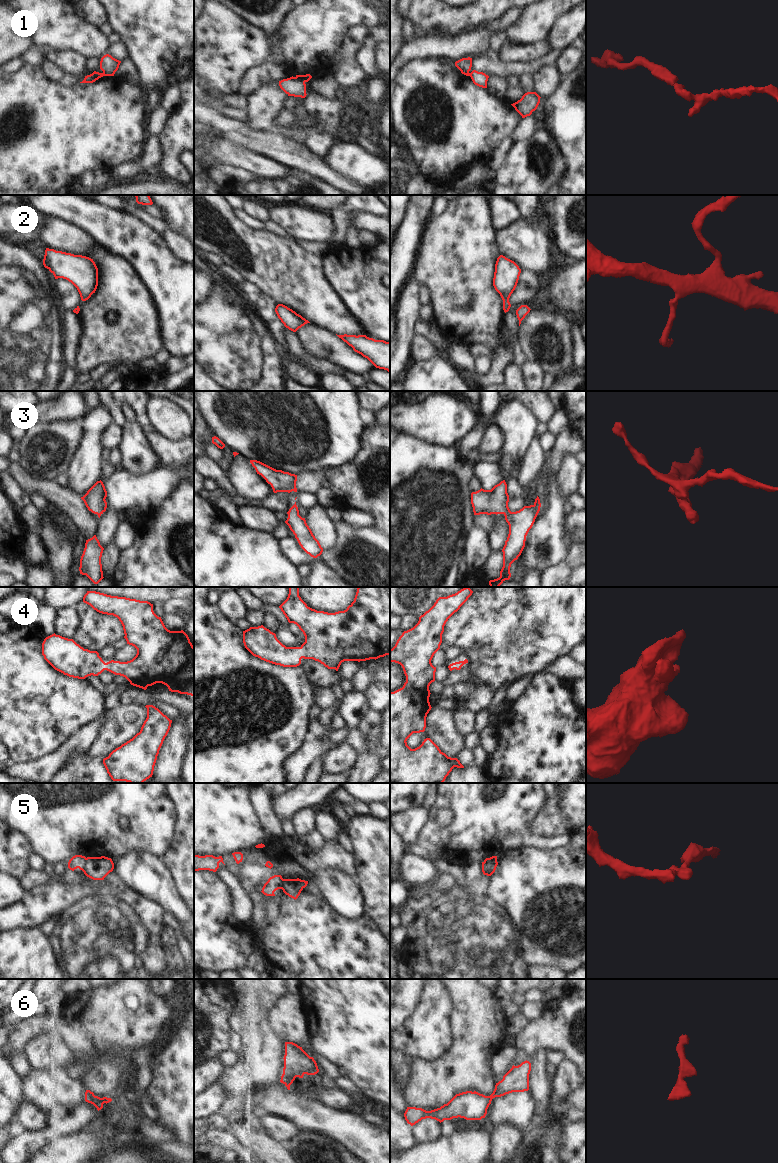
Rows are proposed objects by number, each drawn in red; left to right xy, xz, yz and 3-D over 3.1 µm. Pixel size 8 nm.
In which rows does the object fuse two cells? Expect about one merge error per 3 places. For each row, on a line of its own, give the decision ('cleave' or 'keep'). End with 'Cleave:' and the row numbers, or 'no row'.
1: cleave
2: keep
3: keep
4: keep
5: cleave
6: keep
Cleave: 1, 5

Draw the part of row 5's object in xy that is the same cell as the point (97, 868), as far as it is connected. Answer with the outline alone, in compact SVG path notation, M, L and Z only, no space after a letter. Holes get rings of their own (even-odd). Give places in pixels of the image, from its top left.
M105 856L87 857L83 872L93 880L104 880L113 869L114 863L111 858Z

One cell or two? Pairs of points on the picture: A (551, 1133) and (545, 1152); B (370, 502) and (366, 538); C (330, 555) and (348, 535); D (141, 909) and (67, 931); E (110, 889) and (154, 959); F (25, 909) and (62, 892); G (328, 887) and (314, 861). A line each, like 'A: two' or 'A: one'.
A: one
B: two
C: one
D: two
E: one
F: one
G: two

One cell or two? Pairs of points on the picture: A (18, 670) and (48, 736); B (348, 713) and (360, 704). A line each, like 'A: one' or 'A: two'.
A: one
B: one

